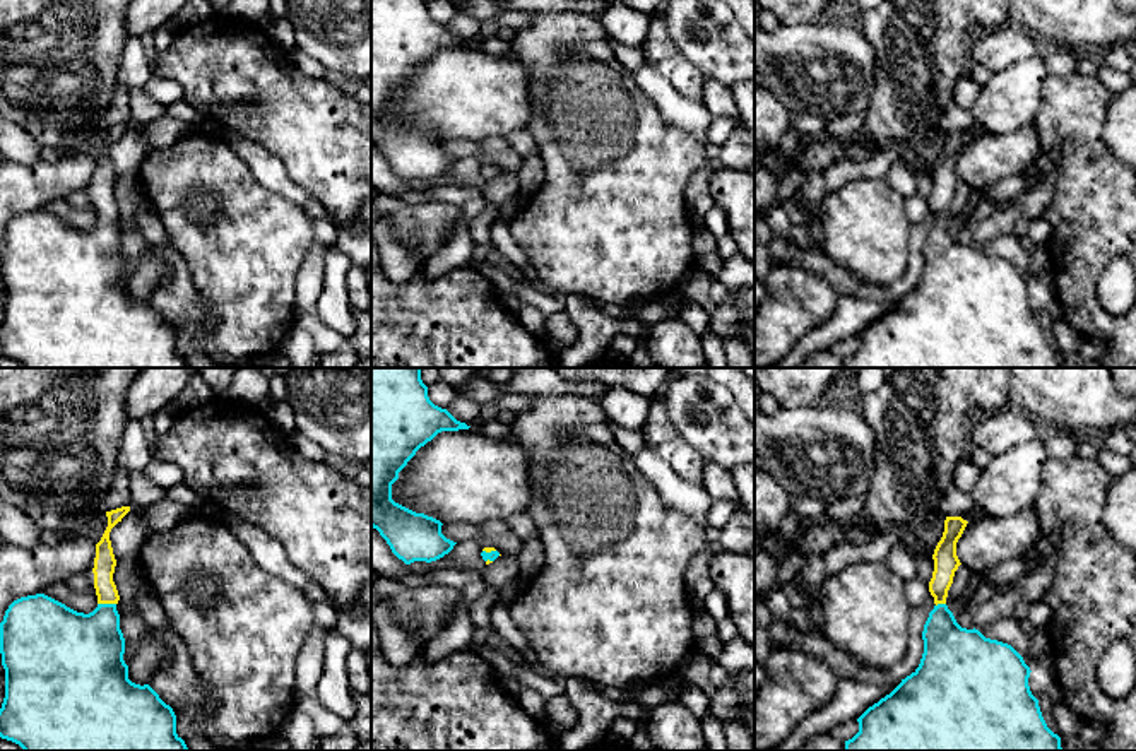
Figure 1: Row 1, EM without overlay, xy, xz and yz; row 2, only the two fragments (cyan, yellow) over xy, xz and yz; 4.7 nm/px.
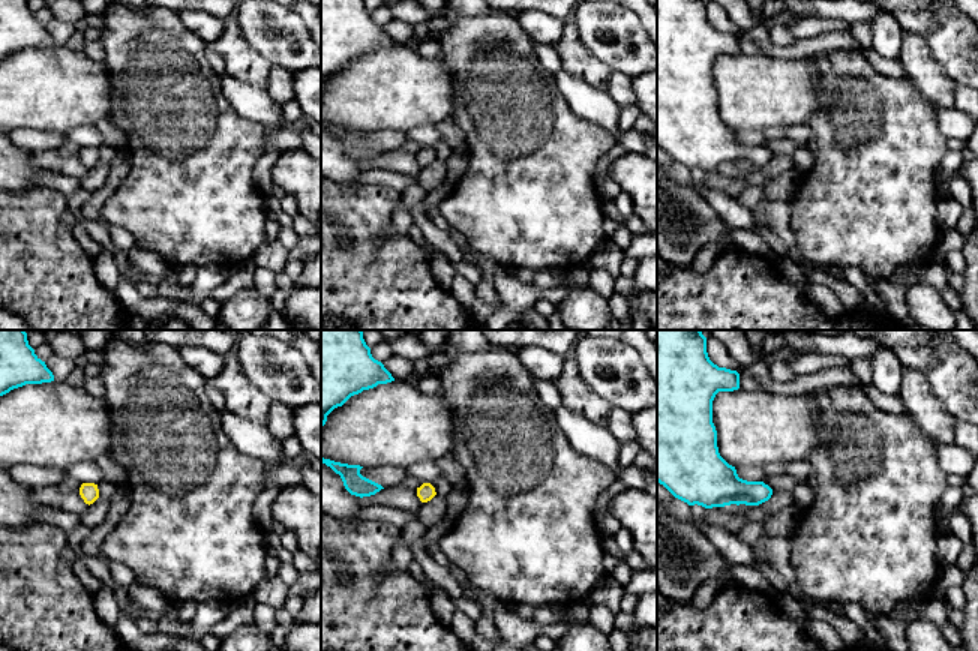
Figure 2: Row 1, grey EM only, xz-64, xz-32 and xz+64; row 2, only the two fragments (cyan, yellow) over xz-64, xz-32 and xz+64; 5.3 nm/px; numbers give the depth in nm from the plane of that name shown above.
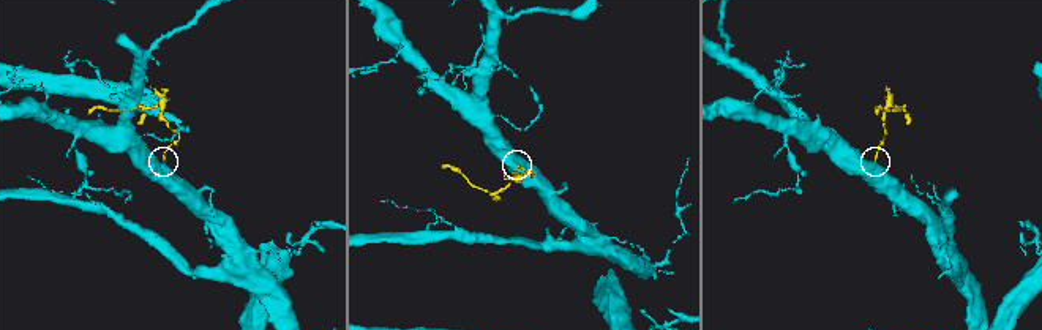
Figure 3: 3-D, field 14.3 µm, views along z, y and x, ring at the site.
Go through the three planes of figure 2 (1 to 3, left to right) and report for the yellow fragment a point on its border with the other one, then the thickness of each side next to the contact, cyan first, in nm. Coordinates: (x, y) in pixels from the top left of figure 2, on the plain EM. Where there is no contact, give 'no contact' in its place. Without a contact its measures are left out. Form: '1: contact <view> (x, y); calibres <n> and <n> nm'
1: no contact
2: no contact
3: no contact

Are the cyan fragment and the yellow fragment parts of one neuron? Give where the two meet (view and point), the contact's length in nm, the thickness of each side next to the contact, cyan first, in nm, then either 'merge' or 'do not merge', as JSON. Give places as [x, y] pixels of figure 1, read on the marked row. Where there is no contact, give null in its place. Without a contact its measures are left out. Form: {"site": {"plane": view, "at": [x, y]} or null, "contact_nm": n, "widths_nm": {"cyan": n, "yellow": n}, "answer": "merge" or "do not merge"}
{"site": {"plane": "xy", "at": [106, 604]}, "contact_nm": 90, "widths_nm": {"cyan": 360, "yellow": 100}, "answer": "merge"}

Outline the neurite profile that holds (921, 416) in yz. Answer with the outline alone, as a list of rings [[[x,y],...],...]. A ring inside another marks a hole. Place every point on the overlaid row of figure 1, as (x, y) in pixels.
[[[883,368],[883,373],[885,383],[861,397],[859,412],[876,435],[876,465],[859,518],[876,530],[900,529],[905,546],[924,542],[936,549],[946,520],[939,505],[955,481],[955,469],[973,448],[972,423],[979,414],[1008,405],[1009,368]]]

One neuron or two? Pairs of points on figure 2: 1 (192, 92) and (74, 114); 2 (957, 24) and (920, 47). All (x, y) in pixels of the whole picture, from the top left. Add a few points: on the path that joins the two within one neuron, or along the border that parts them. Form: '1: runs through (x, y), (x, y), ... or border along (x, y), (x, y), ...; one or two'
1: border along (107, 72), (110, 83), (108, 117); two
2: border along (921, 36), (945, 72); two

